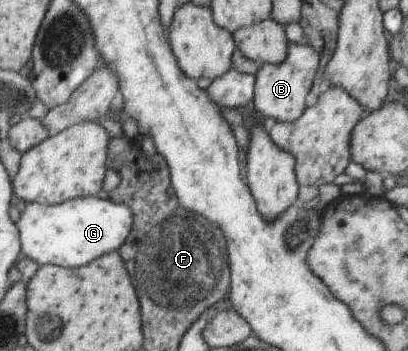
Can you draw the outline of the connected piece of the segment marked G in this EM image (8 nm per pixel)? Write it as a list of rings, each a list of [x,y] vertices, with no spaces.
[[[100,196],[82,197],[56,205],[28,203],[18,222],[23,254],[38,264],[82,268],[94,260],[120,251],[135,228],[135,209]]]

